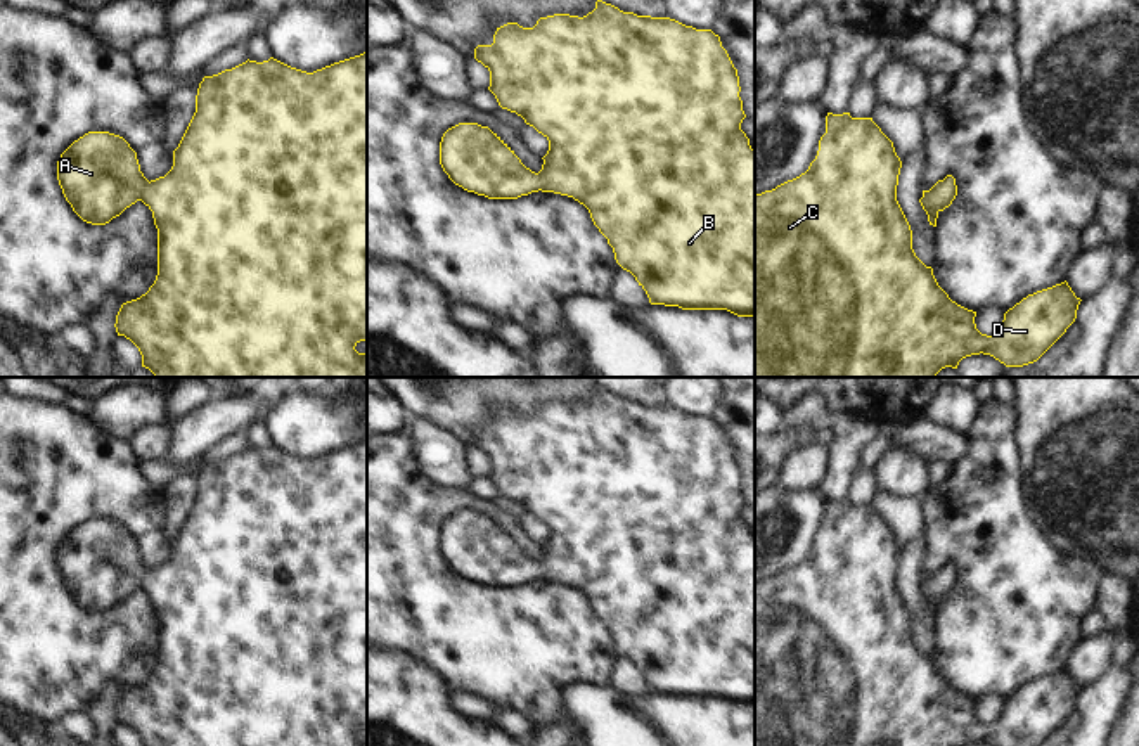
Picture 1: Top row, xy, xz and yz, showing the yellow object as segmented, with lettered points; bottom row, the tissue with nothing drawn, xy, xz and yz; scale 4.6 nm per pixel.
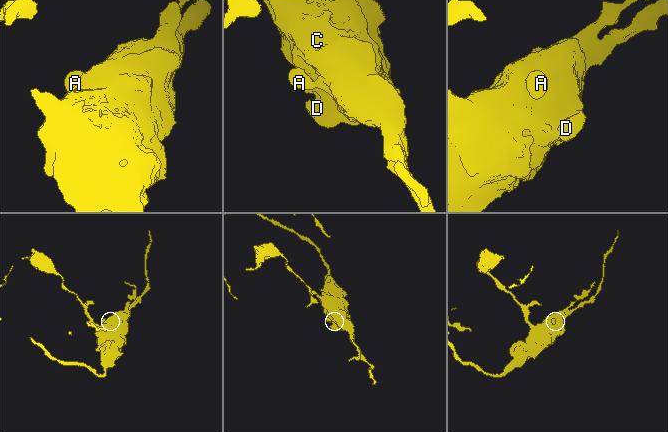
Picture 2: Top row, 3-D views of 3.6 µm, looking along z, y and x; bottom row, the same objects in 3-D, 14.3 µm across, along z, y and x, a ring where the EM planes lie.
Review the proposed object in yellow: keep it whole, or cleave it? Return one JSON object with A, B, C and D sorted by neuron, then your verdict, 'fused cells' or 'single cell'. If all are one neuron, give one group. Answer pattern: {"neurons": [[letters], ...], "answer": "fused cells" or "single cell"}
{"neurons": [["A", "B", "C", "D"]], "answer": "single cell"}

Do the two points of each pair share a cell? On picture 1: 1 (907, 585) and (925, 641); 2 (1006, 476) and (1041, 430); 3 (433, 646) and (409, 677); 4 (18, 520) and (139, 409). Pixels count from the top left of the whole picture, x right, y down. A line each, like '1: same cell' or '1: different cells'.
1: same cell
2: different cells
3: different cells
4: different cells

